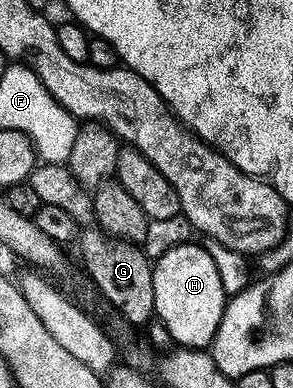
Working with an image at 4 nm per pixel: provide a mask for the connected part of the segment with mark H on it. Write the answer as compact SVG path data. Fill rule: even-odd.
M203 244L179 245L166 251L166 255L155 258L152 278L155 316L165 325L173 342L186 349L204 349L211 346L219 321L223 317L226 294L222 279L218 279L218 267L214 267L214 259L210 259Z

